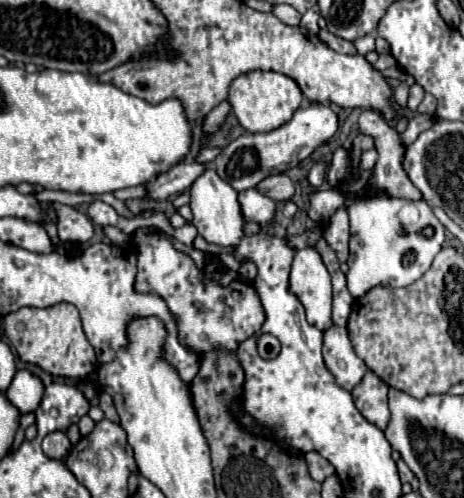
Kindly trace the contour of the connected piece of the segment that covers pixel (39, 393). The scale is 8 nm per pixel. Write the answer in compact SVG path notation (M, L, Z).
M19 370L11 386L7 388L5 396L17 410L21 410L21 414L29 414L37 410L43 398L43 384L39 378L35 378L27 370Z

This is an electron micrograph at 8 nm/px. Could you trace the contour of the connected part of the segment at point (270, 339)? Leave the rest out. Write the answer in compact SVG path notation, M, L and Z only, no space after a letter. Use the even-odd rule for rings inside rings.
M261 334L261 336L257 338L257 352L259 352L261 358L273 360L273 358L279 354L279 350L281 350L281 344L279 344L279 340L277 340L275 336L271 336L271 334Z

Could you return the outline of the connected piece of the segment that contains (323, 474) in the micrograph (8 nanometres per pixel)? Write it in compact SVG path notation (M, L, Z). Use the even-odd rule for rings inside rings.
M307 452L305 454L305 460L307 460L307 468L309 468L309 474L313 476L313 480L317 482L323 482L325 478L333 476L335 474L335 468L331 462L327 462L321 454L317 452Z

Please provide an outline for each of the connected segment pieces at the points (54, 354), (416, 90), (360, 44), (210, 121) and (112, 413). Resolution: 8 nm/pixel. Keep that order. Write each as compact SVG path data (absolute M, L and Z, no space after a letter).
M57 304L51 308L21 308L1 318L5 338L15 346L23 362L43 368L51 376L83 380L95 370L97 358L93 346L85 338L79 312L73 304Z
M413 84L411 88L409 88L409 100L407 100L407 108L409 110L417 110L417 106L421 104L421 100L423 100L423 88L419 86L419 84Z
M369 34L369 36L357 38L353 44L355 44L355 48L357 48L357 54L365 56L367 52L371 52L371 50L375 48L375 36L373 36L373 34Z
M221 102L219 106L215 106L215 108L205 116L203 134L205 134L205 136L211 136L211 134L215 134L217 130L221 130L221 126L223 126L229 110L231 110L231 104L229 104L229 102Z
M105 392L100 393L98 405L104 412L107 419L110 419L111 421L118 424L120 423L119 416L113 404L113 399L111 396L109 396L109 394Z

